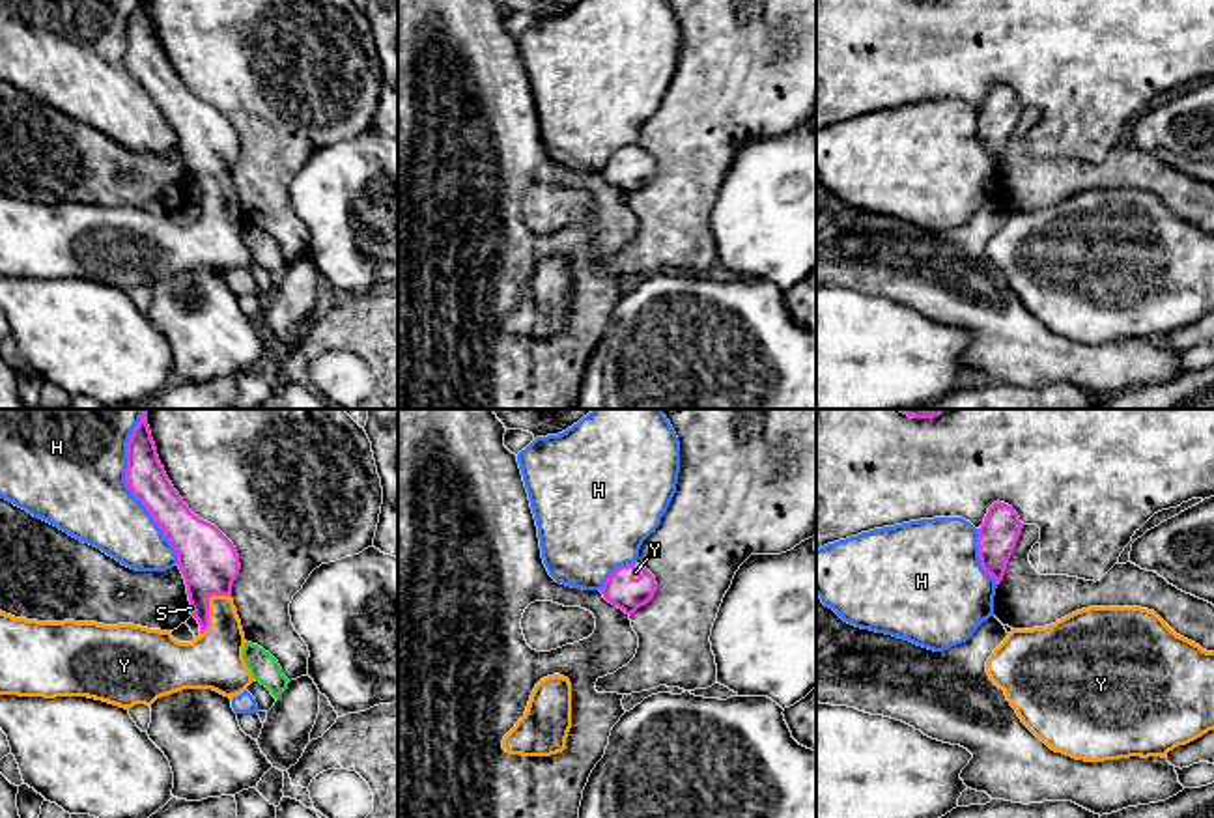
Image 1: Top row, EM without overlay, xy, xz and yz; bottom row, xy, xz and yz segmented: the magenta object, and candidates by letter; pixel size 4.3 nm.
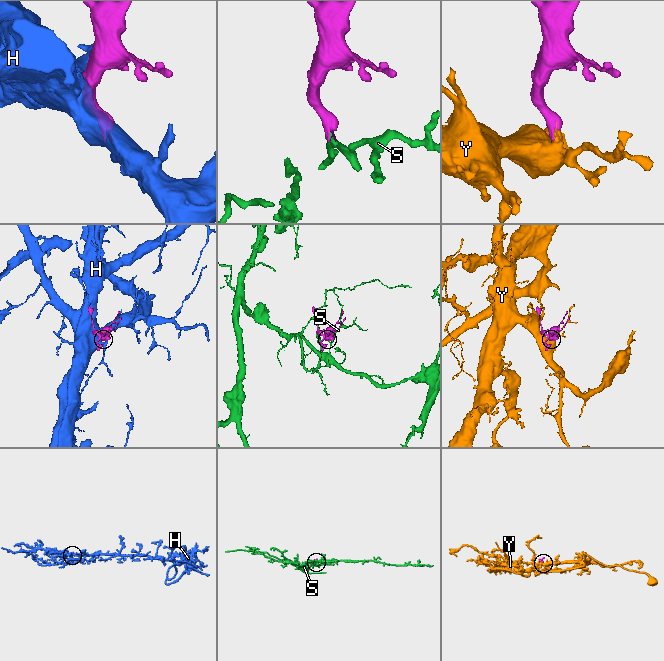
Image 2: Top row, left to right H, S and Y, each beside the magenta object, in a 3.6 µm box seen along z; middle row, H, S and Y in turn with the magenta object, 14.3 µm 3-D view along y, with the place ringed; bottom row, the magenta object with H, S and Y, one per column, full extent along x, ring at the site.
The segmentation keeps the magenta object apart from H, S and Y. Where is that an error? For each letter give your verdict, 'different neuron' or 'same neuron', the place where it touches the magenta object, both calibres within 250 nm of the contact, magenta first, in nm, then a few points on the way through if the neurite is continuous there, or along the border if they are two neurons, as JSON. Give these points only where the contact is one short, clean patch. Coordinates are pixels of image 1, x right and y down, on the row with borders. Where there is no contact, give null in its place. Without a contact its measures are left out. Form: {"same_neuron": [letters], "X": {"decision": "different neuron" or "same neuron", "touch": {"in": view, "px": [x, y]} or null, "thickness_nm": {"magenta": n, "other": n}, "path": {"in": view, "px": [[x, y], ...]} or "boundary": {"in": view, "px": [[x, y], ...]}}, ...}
{"same_neuron": ["Y"], "H": {"decision": "different neuron", "touch": {"in": "xy", "px": [127, 486]}, "thickness_nm": {"magenta": 170, "other": 460}}, "S": {"decision": "different neuron", "touch": {"in": "xy", "px": [193, 609]}, "thickness_nm": {"magenta": 260, "other": 20}, "boundary": {"in": "xy", "px": [[191, 606], [193, 615]]}}, "Y": {"decision": "same neuron", "touch": {"in": "xy", "px": [208, 606]}, "thickness_nm": {"magenta": 260, "other": 240}, "path": {"in": "xy", "px": [[210, 564], [208, 606], [213, 660]]}}}

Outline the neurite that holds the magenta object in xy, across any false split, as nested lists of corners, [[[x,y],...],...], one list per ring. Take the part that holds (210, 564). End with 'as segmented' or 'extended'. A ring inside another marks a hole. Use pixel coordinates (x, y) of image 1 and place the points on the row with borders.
[[[146,409],[127,443],[125,482],[176,549],[200,635],[192,642],[179,642],[170,631],[134,624],[37,622],[0,611],[0,695],[88,697],[129,710],[134,704],[151,708],[157,698],[183,689],[213,689],[233,698],[254,682],[243,659],[247,641],[232,599],[232,585],[241,570],[239,555],[233,543],[215,525],[194,515],[174,489],[159,461]]] | extended

